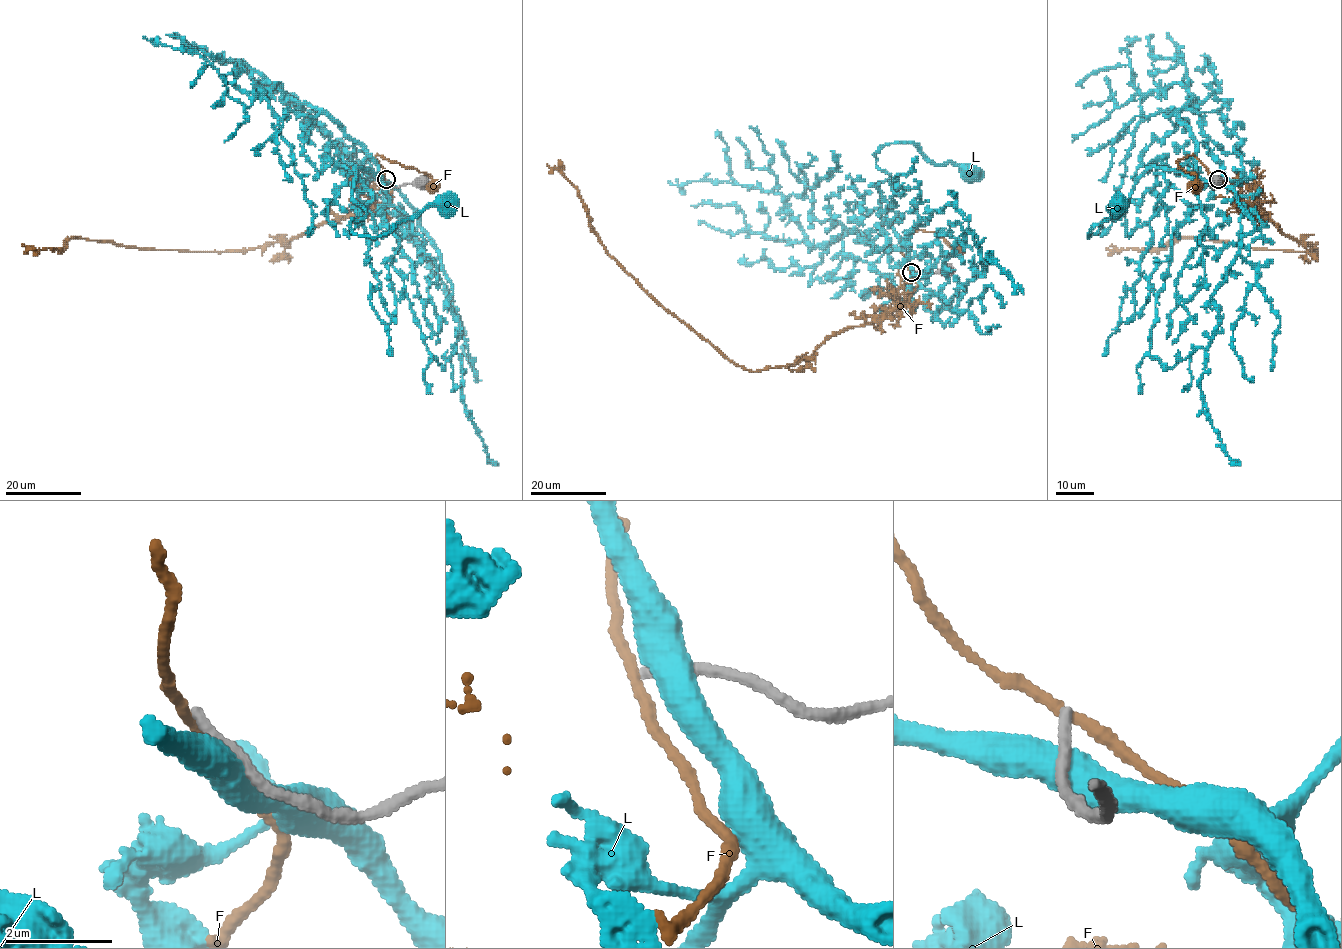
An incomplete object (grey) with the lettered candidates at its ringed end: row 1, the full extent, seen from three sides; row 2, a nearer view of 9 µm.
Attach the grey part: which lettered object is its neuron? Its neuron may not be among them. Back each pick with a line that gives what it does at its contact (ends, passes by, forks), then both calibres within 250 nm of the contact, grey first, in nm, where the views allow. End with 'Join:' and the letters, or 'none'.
Join: none

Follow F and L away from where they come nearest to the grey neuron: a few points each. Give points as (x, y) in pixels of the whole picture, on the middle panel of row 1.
F: (911, 273), (917, 287), (898, 308), (830, 335), (794, 363), (748, 371), (608, 253), (578, 190), (546, 165)
L: (914, 272), (880, 202), (877, 184), (890, 177), (877, 166), (876, 153), (911, 142), (935, 163), (971, 170)

